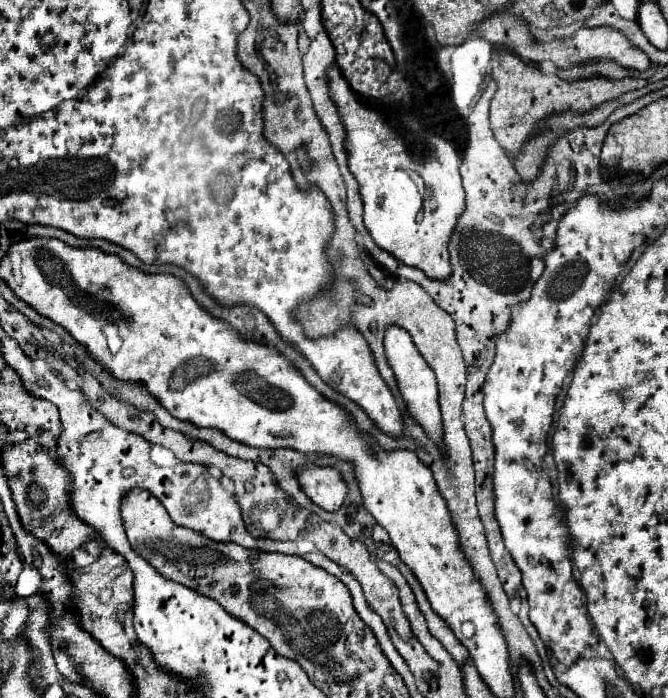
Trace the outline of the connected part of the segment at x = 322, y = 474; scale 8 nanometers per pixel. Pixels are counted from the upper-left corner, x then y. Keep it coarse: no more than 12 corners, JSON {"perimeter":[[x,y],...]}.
{"perimeter":[[336,470],[298,472],[312,502],[328,512],[342,506],[346,484]]}

